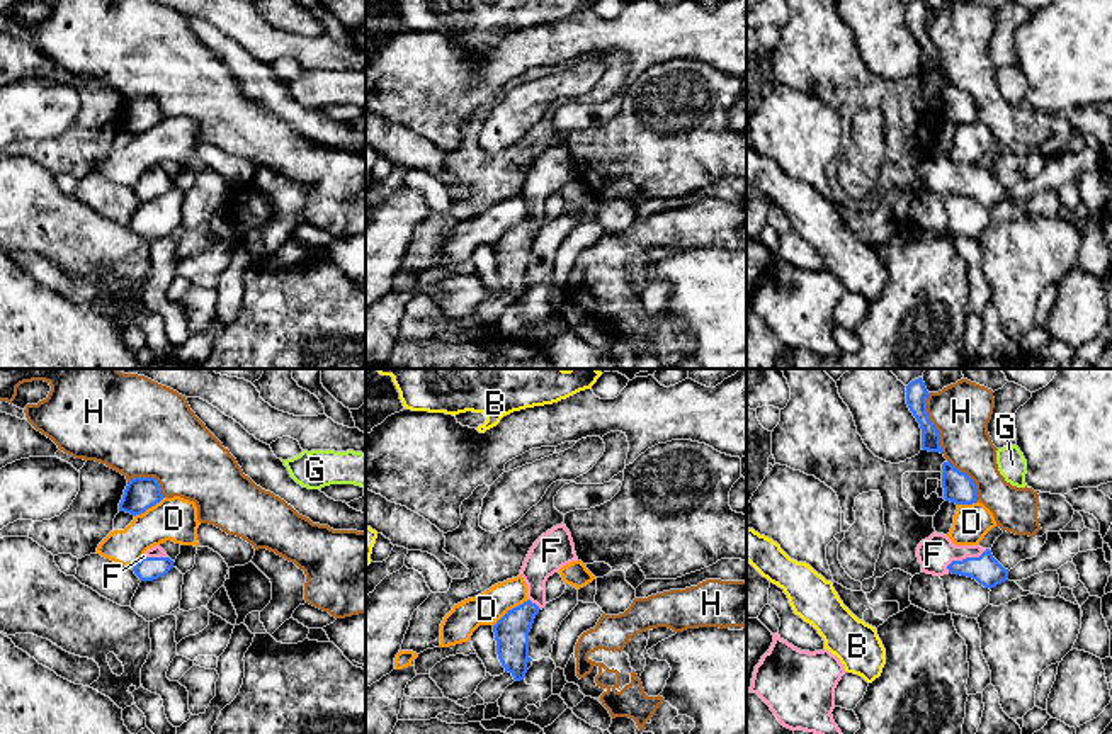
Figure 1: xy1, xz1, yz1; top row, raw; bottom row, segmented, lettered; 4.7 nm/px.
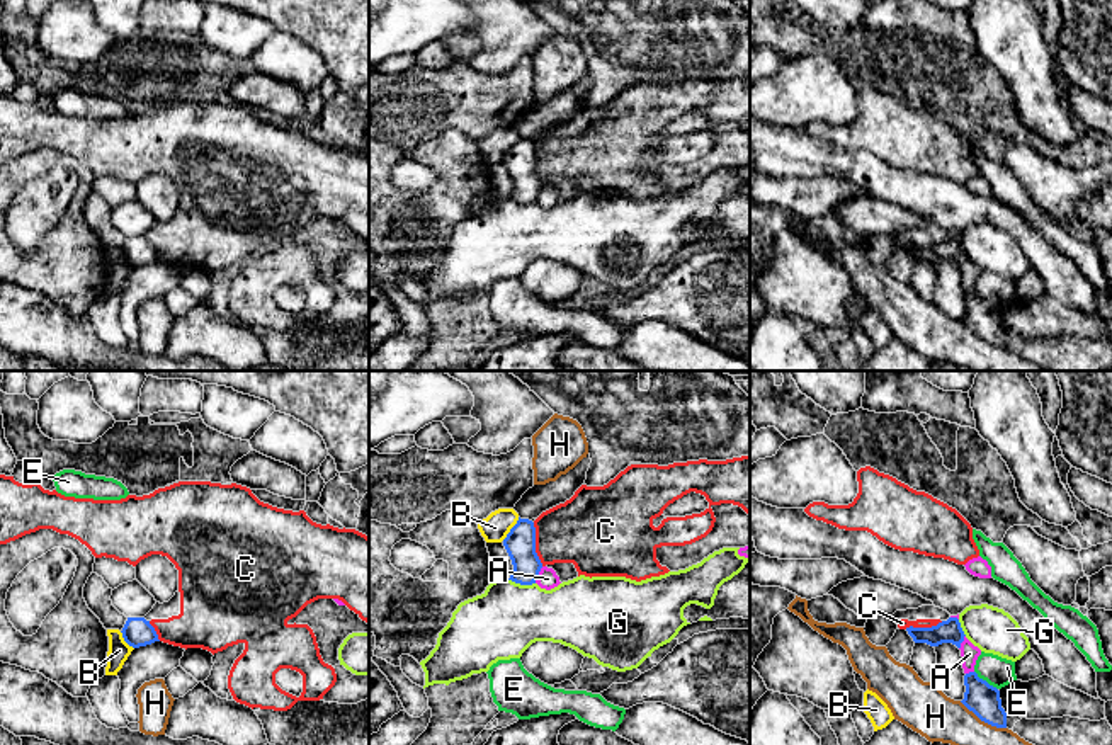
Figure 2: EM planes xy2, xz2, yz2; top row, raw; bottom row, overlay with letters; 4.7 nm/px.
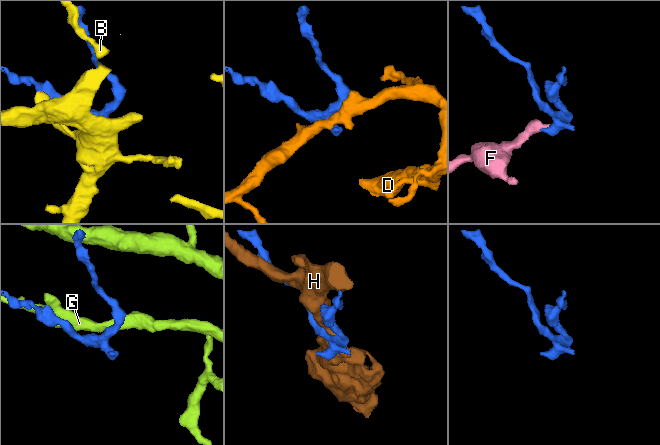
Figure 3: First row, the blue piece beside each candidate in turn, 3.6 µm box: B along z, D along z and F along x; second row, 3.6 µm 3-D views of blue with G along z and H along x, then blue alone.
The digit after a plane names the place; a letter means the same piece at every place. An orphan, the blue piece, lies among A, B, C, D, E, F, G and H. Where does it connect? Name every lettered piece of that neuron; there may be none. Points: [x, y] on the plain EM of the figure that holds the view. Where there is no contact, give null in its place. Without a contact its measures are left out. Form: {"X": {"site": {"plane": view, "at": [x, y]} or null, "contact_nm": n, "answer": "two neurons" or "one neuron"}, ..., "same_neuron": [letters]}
{"A": {"site": {"plane": "xz2", "at": [538, 194]}, "contact_nm": 90, "answer": "two neurons"}, "B": {"site": {"plane": "xz2", "at": [510, 148]}, "contact_nm": 140, "answer": "two neurons"}, "C": {"site": {"plane": "xz2", "at": [534, 164]}, "contact_nm": 220, "answer": "two neurons"}, "D": {"site": {"plane": "xz1", "at": [512, 228]}, "contact_nm": 200, "answer": "two neurons"}, "E": {"site": {"plane": "yz2", "at": [985, 300]}, "contact_nm": 140, "answer": "two neurons"}, "F": {"site": {"plane": "yz1", "at": [966, 177]}, "contact_nm": 220, "answer": "one neuron"}, "G": {"site": {"plane": "xz2", "at": [522, 203]}, "contact_nm": 130, "answer": "two neurons"}, "H": {"site": {"plane": "yz1", "at": [932, 43]}, "contact_nm": 300, "answer": "two neurons"}, "same_neuron": ["F"]}

